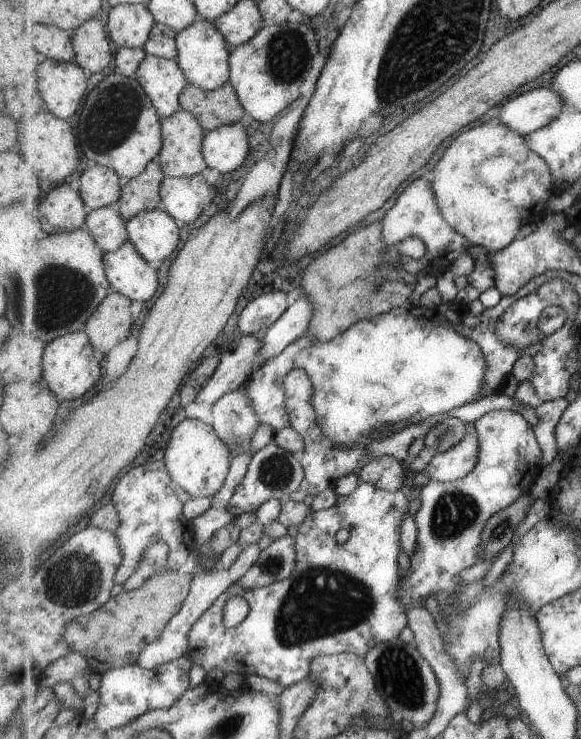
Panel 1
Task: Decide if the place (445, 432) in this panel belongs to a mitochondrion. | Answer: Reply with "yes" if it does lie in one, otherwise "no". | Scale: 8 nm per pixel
yes

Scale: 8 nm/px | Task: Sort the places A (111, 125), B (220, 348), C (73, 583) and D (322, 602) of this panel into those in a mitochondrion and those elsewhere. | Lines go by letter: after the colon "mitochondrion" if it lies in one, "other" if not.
A: mitochondrion
B: other
C: mitochondrion
D: mitochondrion

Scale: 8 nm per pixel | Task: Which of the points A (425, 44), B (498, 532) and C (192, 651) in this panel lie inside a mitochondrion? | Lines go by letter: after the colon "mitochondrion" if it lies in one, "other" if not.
A: mitochondrion
B: mitochondrion
C: other

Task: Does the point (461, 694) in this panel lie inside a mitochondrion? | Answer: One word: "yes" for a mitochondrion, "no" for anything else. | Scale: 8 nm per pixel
no

